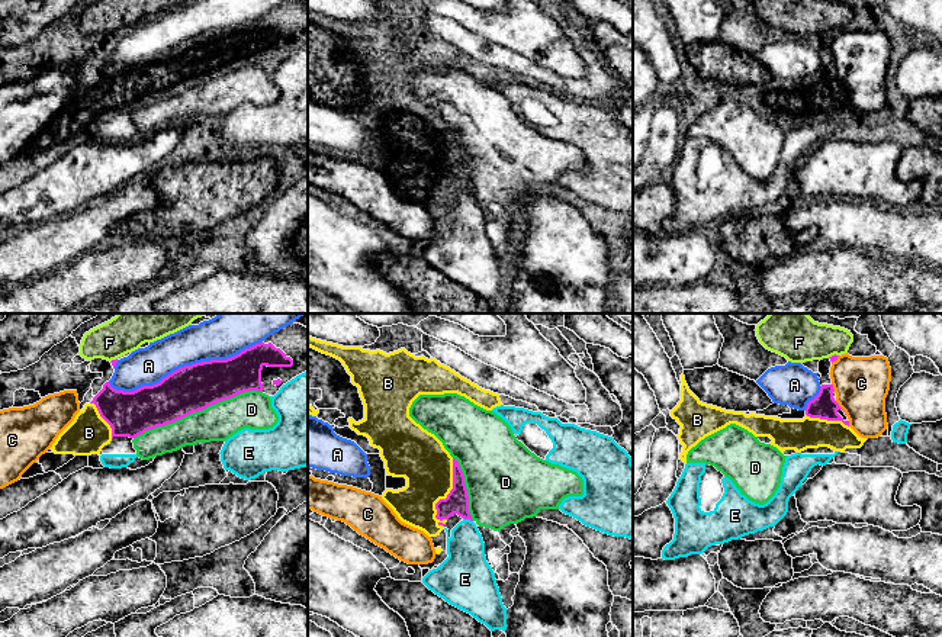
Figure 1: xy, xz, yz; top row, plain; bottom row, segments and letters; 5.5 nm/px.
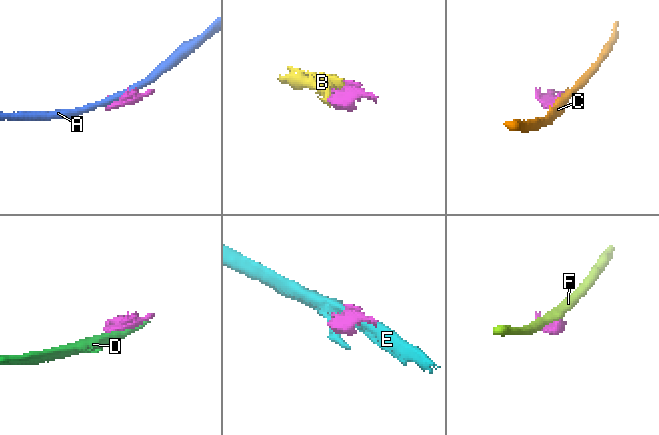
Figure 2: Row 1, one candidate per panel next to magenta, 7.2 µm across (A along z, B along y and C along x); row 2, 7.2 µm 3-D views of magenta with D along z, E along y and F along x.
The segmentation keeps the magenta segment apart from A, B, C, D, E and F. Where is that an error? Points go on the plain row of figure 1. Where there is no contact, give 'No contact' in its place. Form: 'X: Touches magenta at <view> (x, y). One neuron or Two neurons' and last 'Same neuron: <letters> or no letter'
A: Touches magenta at xy (185, 41). Two neurons
B: Touches magenta at xz (447, 170). One neuron
C: Touches magenta at yz (841, 83). Two neurons
D: Touches magenta at xy (198, 86). Two neurons
E: Touches magenta at xz (468, 193). Two neurons
F: Touches magenta at yz (832, 31). Two neurons
Same neuron: B

